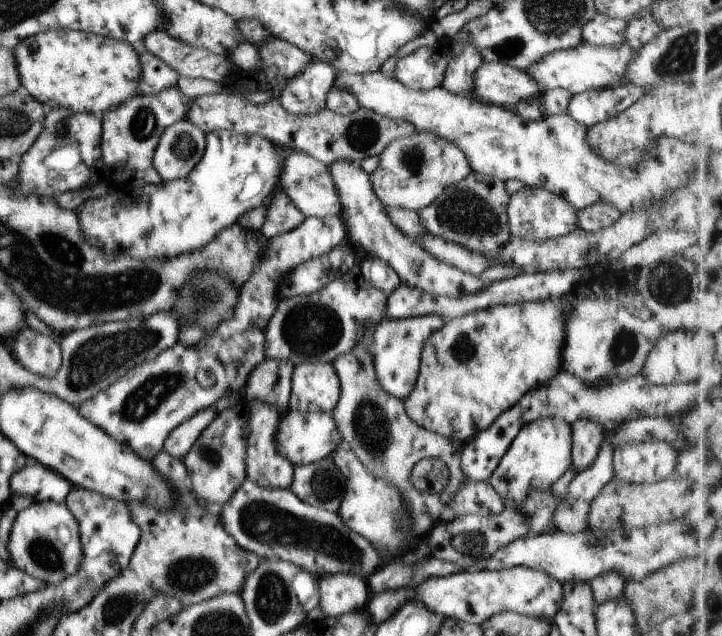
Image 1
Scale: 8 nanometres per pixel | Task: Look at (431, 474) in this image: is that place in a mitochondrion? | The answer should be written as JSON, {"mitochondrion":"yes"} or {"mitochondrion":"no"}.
{"mitochondrion":"yes"}

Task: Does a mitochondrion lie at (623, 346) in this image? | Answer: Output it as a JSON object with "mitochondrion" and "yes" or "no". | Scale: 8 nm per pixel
{"mitochondrion":"yes"}

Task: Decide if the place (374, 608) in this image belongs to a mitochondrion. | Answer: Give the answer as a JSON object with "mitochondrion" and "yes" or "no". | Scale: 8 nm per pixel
{"mitochondrion":"no"}

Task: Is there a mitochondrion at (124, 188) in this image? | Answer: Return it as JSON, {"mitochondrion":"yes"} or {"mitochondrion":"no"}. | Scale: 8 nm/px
{"mitochondrion":"no"}

